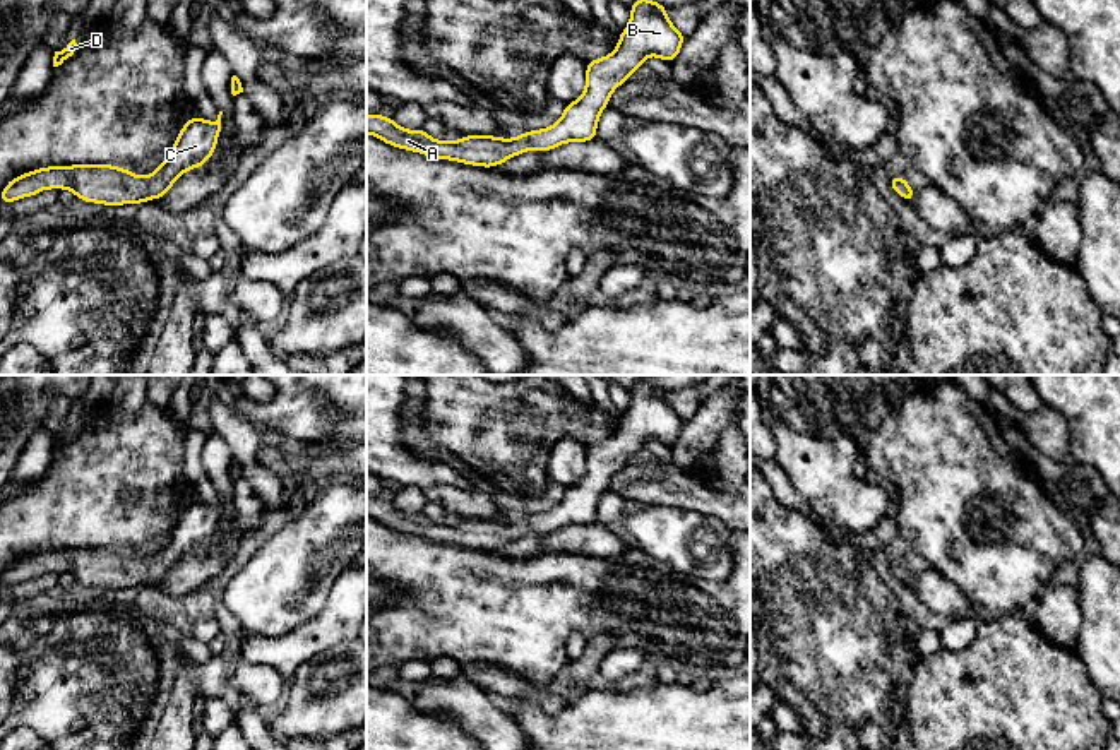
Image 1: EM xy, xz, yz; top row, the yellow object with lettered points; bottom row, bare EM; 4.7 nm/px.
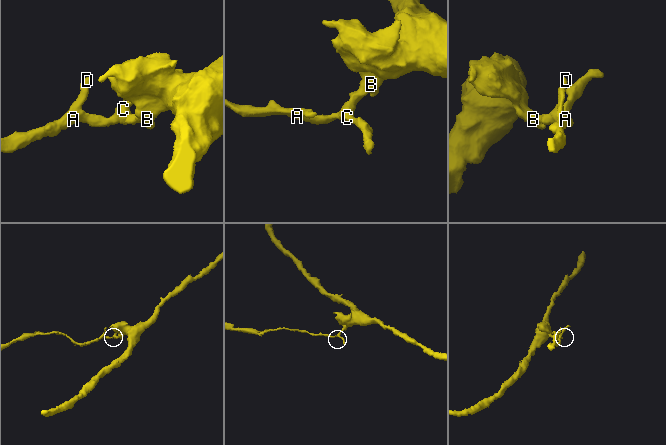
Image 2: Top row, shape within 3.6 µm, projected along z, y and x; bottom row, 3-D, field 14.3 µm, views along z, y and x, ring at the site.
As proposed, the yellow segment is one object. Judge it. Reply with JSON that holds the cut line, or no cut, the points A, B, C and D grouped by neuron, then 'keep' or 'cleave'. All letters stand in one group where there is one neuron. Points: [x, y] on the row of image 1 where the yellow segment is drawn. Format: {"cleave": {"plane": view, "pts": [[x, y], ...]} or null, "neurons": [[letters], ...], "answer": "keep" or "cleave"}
{"cleave": null, "neurons": [["A", "B", "C", "D"]], "answer": "keep"}

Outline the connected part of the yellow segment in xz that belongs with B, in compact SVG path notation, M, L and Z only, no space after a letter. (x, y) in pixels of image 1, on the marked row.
M635 0L630 5L630 24L620 31L615 51L586 63L582 96L565 104L560 120L548 128L527 130L514 139L464 135L445 142L433 140L425 128L404 130L392 116L368 113L366 134L392 147L483 168L495 168L529 149L546 152L567 142L591 142L598 139L598 120L610 104L611 92L627 82L649 55L668 63L676 60L685 34L670 22L666 10L668 7L654 0Z

